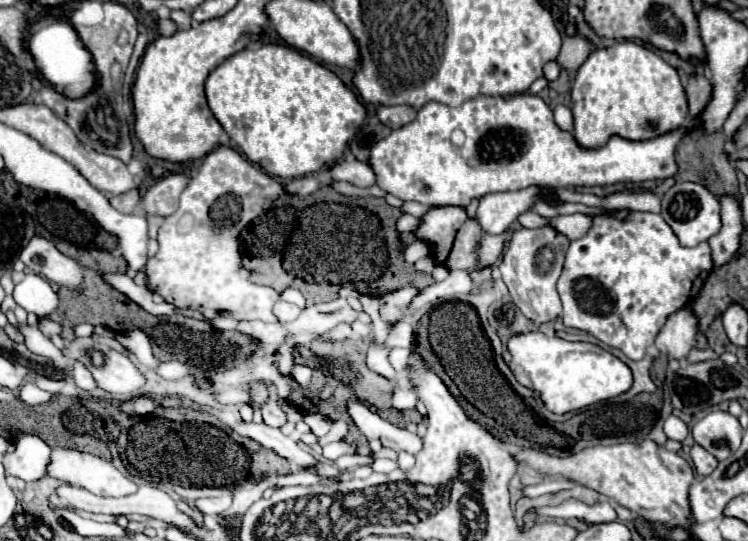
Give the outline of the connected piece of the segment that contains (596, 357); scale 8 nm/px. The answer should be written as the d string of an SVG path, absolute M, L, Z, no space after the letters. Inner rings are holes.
M528 332L510 338L508 350L512 354L510 368L516 380L538 392L546 408L554 414L566 414L620 396L628 392L634 382L632 370L620 358L590 342L568 342L542 332Z

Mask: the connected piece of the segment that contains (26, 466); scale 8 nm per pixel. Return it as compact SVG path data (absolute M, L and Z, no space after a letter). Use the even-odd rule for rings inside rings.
M20 434L14 438L13 443L16 450L4 458L6 474L30 482L44 478L48 474L46 468L50 464L52 448L34 434Z

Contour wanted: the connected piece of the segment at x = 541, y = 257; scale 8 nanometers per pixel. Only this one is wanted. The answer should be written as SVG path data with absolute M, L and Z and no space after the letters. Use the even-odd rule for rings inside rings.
M542 226L536 230L528 228L514 228L508 248L504 248L502 260L498 264L504 284L510 290L512 302L522 310L526 318L530 318L534 324L550 322L560 316L562 304L560 296L556 292L556 282L564 266L564 254L570 240L558 232L552 226Z

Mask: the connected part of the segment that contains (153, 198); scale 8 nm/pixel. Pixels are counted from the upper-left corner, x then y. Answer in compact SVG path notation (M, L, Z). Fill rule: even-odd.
M168 174L156 180L142 198L142 206L150 216L170 216L178 208L178 198L186 188L188 178L182 174Z

